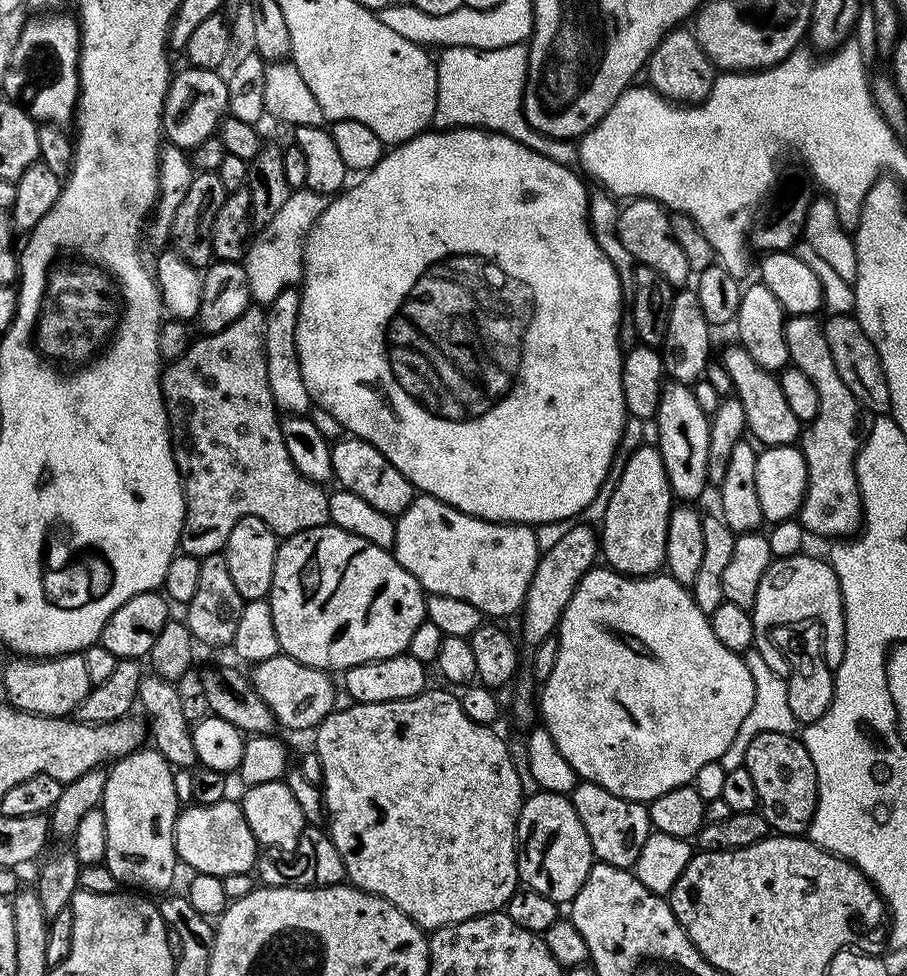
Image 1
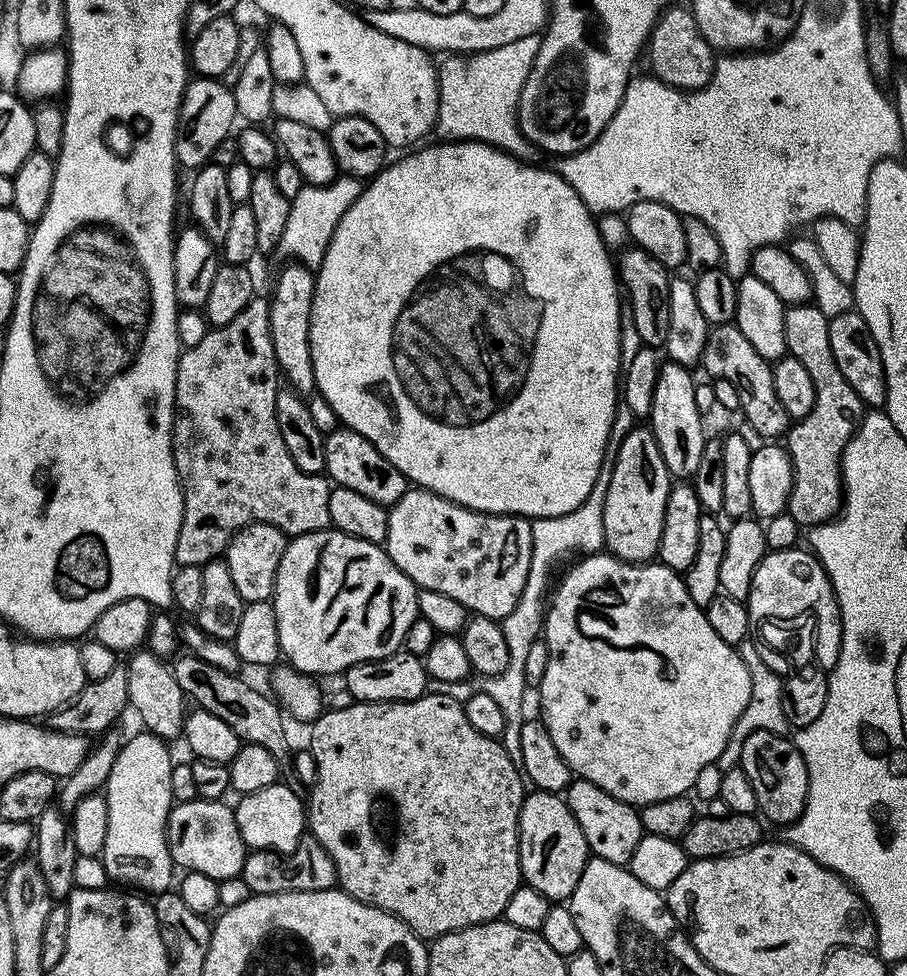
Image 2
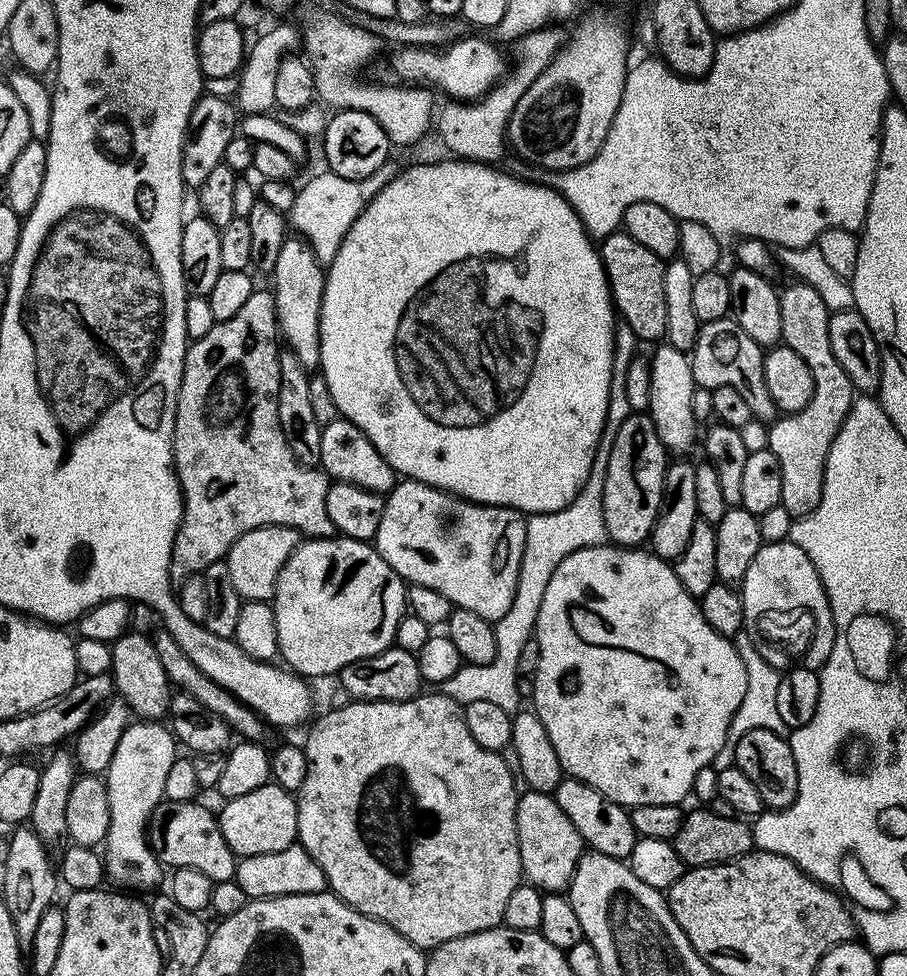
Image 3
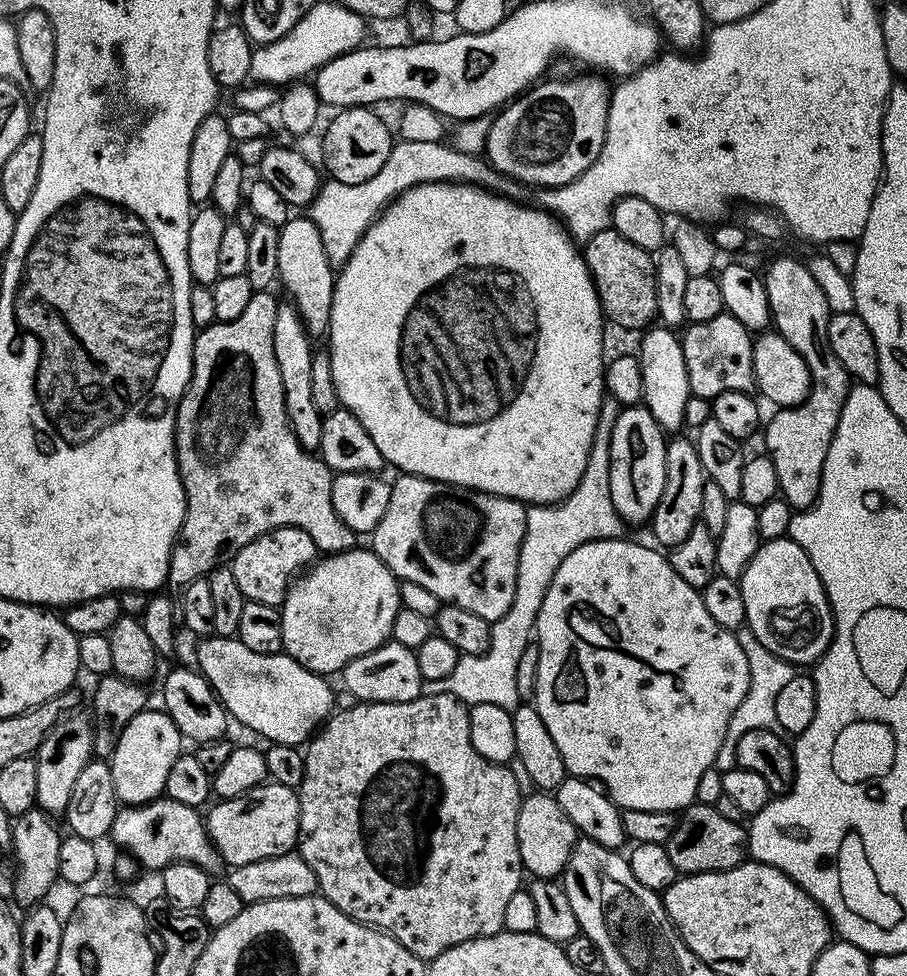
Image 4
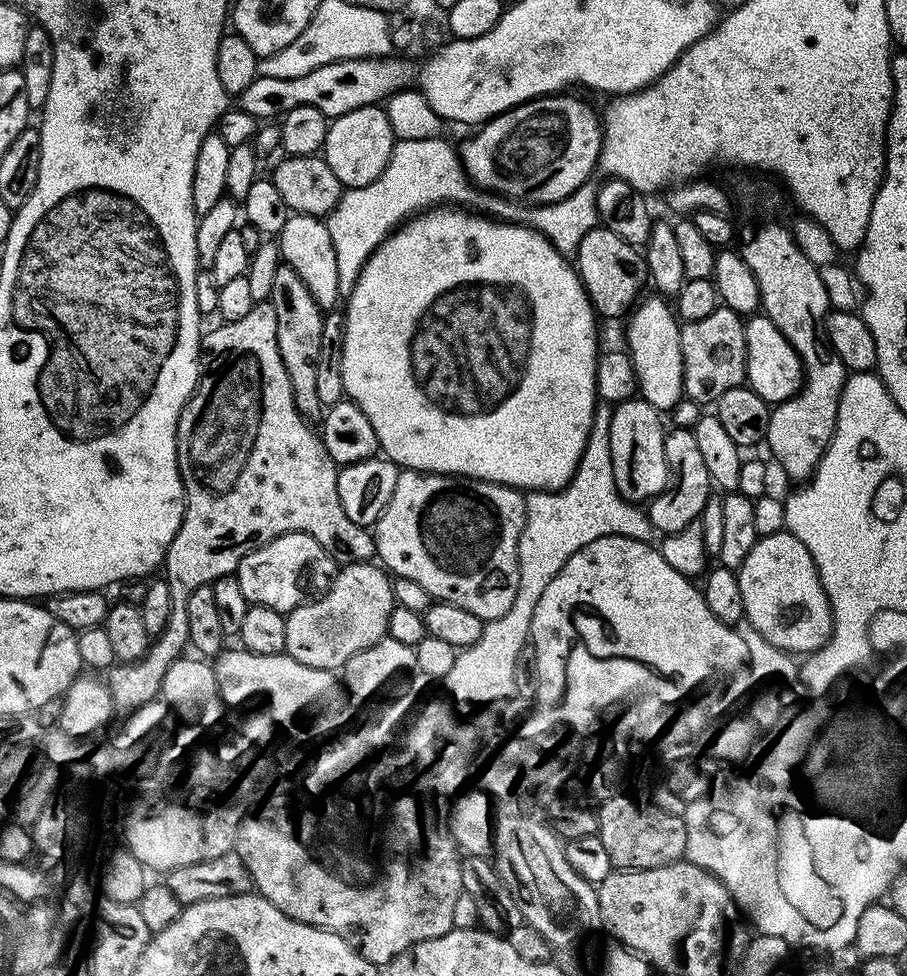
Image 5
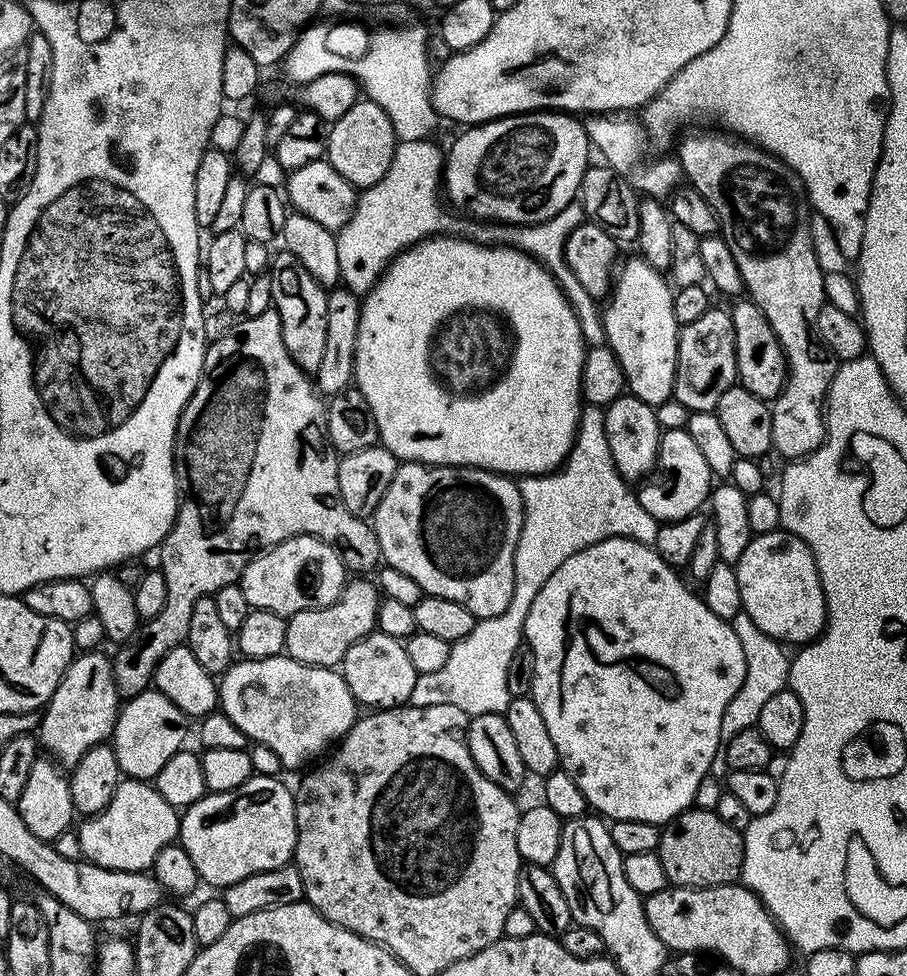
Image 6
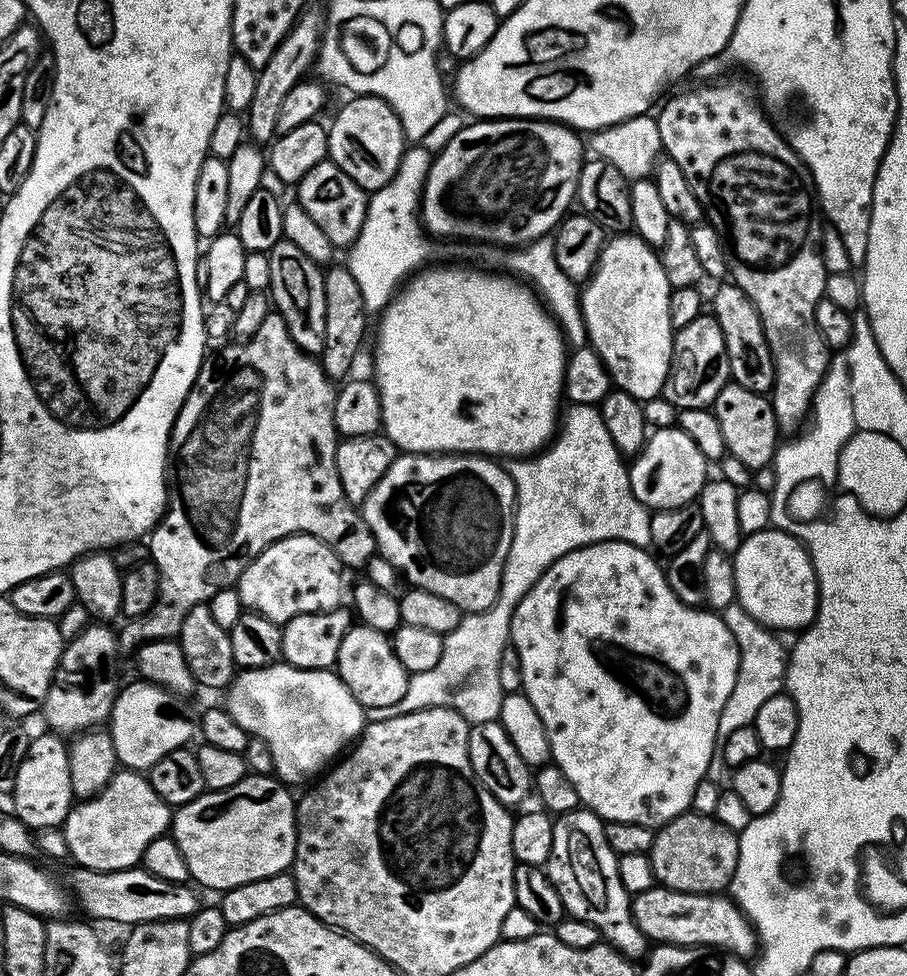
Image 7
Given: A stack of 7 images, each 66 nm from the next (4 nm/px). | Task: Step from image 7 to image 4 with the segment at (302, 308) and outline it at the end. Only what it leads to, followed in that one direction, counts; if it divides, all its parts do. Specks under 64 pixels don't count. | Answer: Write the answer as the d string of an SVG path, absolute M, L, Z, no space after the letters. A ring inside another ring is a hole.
M291 302L278 303L278 314L274 318L274 358L278 358L278 374L282 374L282 394L286 402L286 418L307 452L315 453L322 442L324 416L314 406L311 381L311 362L314 353L313 337L309 336L296 305Z

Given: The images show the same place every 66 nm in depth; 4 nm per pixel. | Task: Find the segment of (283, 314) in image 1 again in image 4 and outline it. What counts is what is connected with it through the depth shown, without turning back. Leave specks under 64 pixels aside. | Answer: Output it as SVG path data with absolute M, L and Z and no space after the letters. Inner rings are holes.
M307 215L290 218L279 225L277 277L288 291L287 299L296 305L298 314L306 326L309 336L327 333L330 322L330 310L334 302L337 273L332 272L328 261L328 248L324 245L321 225L316 224Z

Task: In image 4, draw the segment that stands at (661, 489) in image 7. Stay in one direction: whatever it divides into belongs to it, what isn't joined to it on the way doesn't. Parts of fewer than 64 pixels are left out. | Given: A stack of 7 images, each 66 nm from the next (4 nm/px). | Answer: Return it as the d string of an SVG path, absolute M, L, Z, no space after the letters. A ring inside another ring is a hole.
M680 436L673 437L668 443L667 484L650 521L652 536L657 540L655 543L664 550L671 550L680 542L686 542L686 534L694 530L700 519L702 486L706 479L695 443L690 438L678 437Z

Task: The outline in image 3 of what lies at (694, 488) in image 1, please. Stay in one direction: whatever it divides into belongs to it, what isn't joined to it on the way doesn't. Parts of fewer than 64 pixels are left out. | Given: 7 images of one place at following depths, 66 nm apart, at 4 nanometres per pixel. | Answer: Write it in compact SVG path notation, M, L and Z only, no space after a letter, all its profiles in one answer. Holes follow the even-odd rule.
M667 344L659 345L654 356L650 358L650 402L648 403L648 415L654 422L655 430L658 431L659 440L665 451L676 456L684 456L694 444L698 422L694 418L691 407L693 390L693 370L691 359L680 352L677 348Z

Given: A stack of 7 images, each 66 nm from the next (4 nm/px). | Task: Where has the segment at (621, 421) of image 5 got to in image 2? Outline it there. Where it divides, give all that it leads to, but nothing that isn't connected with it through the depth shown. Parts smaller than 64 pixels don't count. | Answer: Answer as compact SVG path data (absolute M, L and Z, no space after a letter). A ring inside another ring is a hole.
M637 426L621 438L616 451L616 460L612 464L610 486L606 486L604 499L604 543L607 551L631 564L643 564L651 561L659 553L662 542L662 522L666 518L668 492L674 485L669 475L666 462L659 452L658 442L648 426Z

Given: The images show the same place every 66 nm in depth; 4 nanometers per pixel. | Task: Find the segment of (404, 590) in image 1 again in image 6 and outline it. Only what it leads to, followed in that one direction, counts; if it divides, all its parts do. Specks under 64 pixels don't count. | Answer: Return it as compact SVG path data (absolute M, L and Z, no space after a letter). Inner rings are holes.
M352 590L345 591L343 597L334 601L330 606L307 608L304 612L287 617L288 629L286 630L286 642L284 643L287 655L297 660L299 664L313 664L315 668L335 669L343 661L346 650L350 650L352 644L357 644L363 636L368 635L369 632L377 627L379 615L379 599L374 598L374 600L368 601L366 597L360 596L356 600Z

